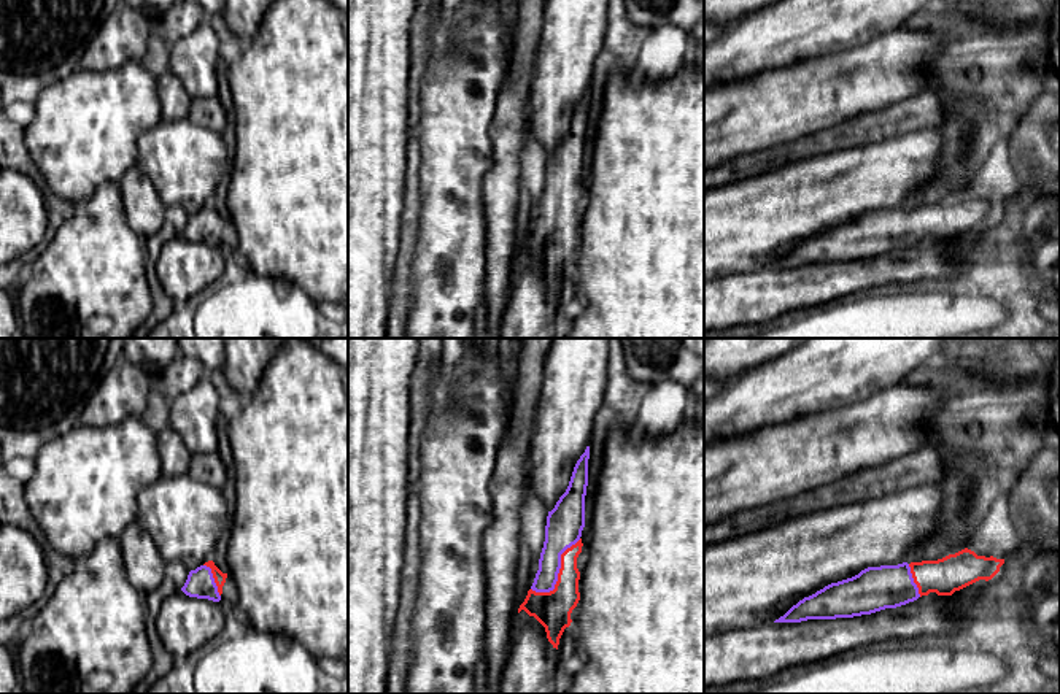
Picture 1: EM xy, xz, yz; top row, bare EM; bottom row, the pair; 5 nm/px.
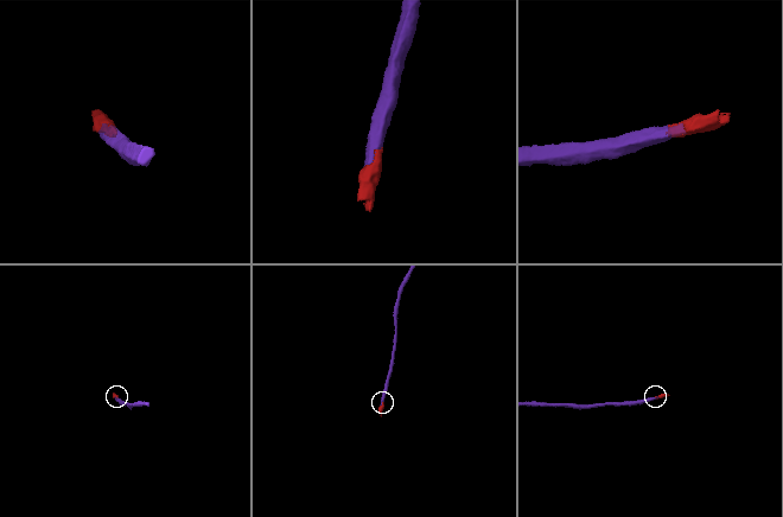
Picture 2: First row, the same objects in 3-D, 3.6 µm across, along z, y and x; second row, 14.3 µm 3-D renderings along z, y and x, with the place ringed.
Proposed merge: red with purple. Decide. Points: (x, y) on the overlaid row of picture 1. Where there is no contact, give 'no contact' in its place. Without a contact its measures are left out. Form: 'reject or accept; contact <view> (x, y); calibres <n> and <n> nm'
accept; contact xz (560, 572); calibres 180 and 190 nm

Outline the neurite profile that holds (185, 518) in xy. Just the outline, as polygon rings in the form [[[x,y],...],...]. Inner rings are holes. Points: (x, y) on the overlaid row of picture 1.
[[[188,473],[161,476],[137,497],[137,522],[149,534],[165,562],[180,561],[195,570],[211,561],[215,546],[230,526],[221,489]]]

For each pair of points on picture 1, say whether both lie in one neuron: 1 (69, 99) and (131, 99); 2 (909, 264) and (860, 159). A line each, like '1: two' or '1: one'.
1: one
2: two

